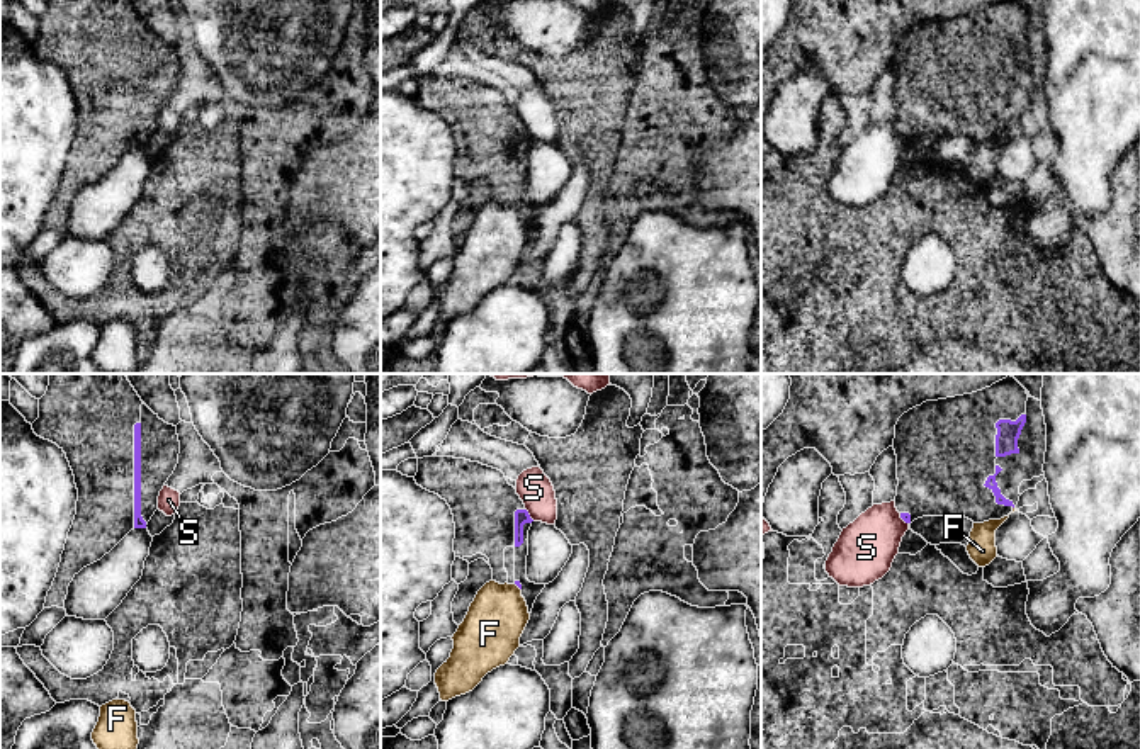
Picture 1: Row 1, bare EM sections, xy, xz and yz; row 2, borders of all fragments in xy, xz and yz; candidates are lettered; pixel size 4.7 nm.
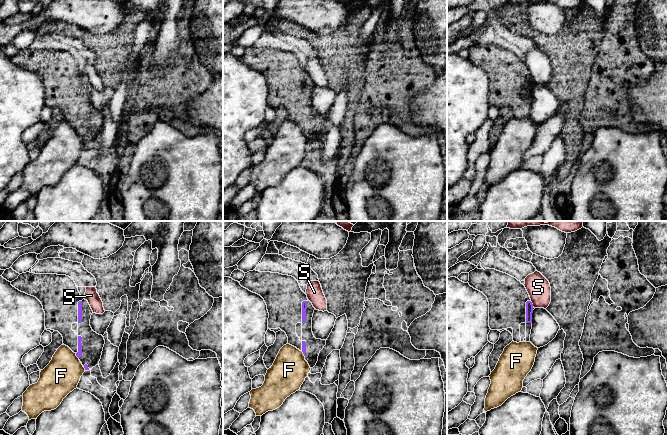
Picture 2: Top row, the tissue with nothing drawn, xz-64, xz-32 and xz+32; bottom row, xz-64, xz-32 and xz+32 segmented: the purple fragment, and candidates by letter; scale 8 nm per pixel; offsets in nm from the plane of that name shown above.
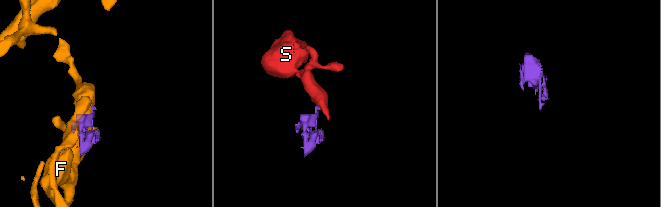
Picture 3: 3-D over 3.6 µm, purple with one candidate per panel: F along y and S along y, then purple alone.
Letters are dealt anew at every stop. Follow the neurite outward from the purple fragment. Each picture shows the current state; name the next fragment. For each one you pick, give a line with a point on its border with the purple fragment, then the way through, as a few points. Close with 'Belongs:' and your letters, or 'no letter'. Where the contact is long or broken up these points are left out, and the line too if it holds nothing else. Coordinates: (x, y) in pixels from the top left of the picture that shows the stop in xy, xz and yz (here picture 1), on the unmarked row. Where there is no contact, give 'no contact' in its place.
Belongs: no letter

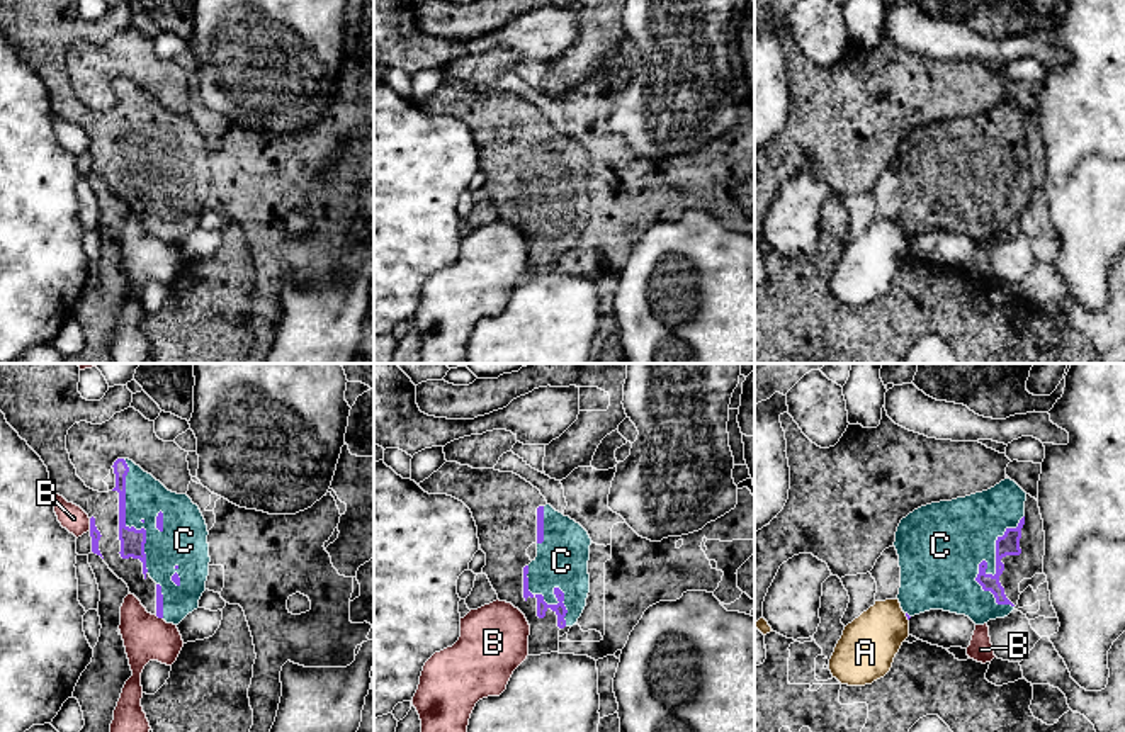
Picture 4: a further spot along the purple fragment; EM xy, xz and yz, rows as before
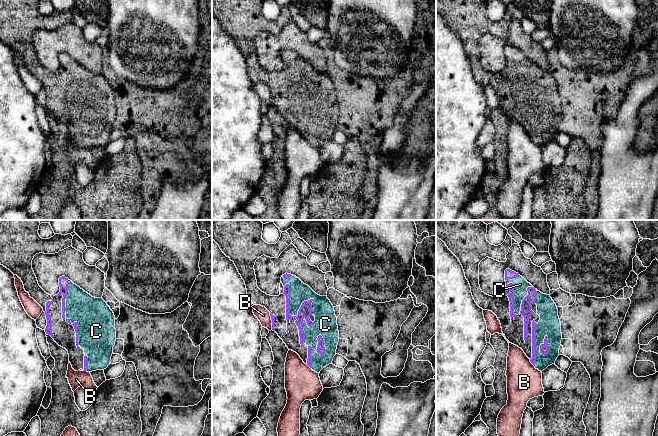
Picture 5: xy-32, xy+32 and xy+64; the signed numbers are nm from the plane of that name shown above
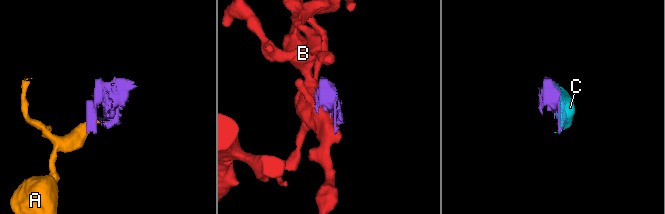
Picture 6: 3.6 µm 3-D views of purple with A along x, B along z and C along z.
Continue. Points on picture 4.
C: contact yz (991, 194)
Belongs: C

